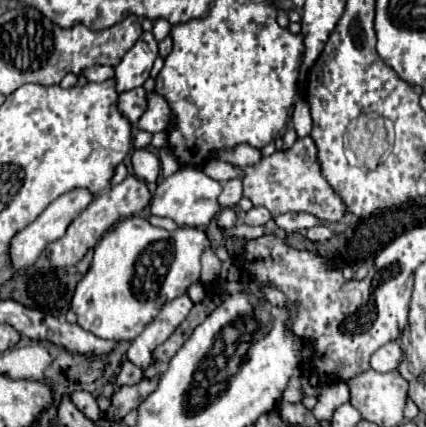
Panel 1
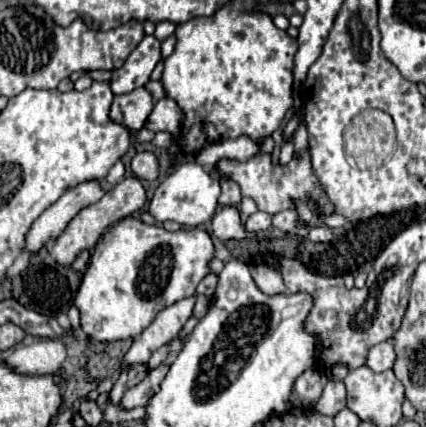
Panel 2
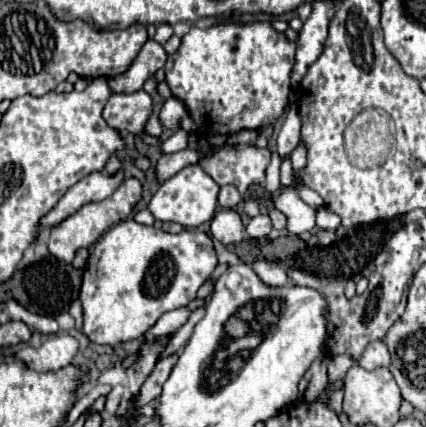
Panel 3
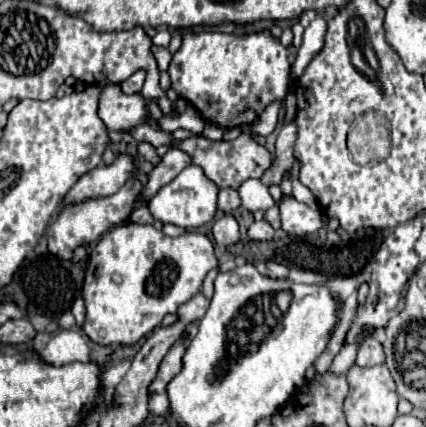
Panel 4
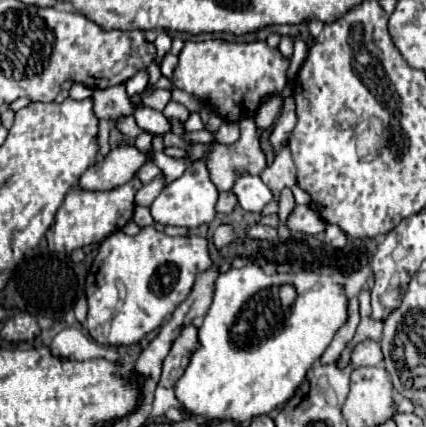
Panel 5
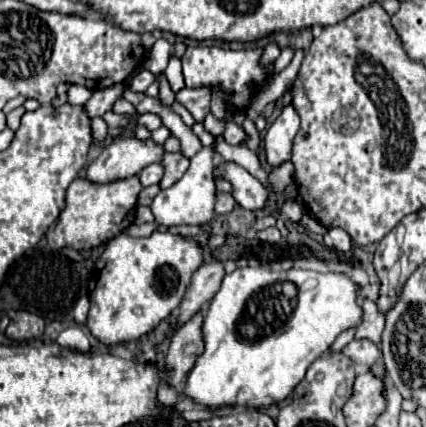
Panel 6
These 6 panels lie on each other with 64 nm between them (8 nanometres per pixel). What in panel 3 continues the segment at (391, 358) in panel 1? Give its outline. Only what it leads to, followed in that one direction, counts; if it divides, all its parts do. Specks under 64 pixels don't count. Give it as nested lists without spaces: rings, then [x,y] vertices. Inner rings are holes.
[[[382,340],[368,344],[362,358],[360,358],[360,366],[366,368],[366,370],[376,370],[376,368],[382,368],[382,366],[390,366],[388,346]]]

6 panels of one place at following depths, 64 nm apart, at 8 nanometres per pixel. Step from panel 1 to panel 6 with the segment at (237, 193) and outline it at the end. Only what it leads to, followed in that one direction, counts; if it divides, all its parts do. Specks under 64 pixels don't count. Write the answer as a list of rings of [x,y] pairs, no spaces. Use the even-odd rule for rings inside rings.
[[[228,192],[216,194],[216,214],[228,214],[236,206],[236,200]]]

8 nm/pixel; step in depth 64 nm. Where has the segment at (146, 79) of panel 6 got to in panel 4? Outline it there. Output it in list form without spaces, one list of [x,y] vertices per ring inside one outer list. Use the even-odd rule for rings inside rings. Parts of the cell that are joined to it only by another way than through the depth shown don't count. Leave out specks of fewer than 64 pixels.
[[[136,70],[128,80],[120,82],[120,88],[124,94],[136,94],[142,90],[142,84],[144,84],[144,78],[146,78],[146,72],[144,70]]]

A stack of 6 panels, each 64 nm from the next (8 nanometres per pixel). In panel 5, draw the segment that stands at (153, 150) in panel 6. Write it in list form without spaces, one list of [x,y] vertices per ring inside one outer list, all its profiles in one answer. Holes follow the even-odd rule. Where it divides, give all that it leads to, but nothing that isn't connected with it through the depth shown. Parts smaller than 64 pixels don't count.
[[[118,146],[110,150],[110,154],[100,164],[88,168],[80,176],[78,184],[88,192],[108,192],[134,178],[144,162],[148,162],[148,156],[136,146]]]

